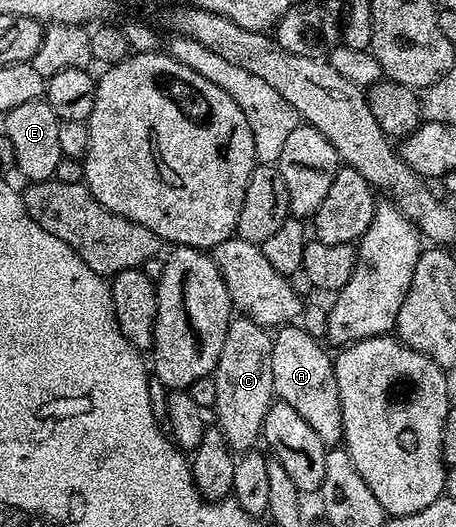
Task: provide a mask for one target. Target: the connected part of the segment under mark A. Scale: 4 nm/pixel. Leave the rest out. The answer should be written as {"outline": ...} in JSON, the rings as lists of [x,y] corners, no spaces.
{"outline":[[[286,324],[272,335],[271,376],[273,377],[273,392],[280,401],[291,404],[303,420],[319,435],[319,440],[327,448],[333,448],[343,439],[343,408],[339,404],[339,388],[335,384],[335,368],[331,354],[321,347],[322,343],[311,337],[300,324]]]}

